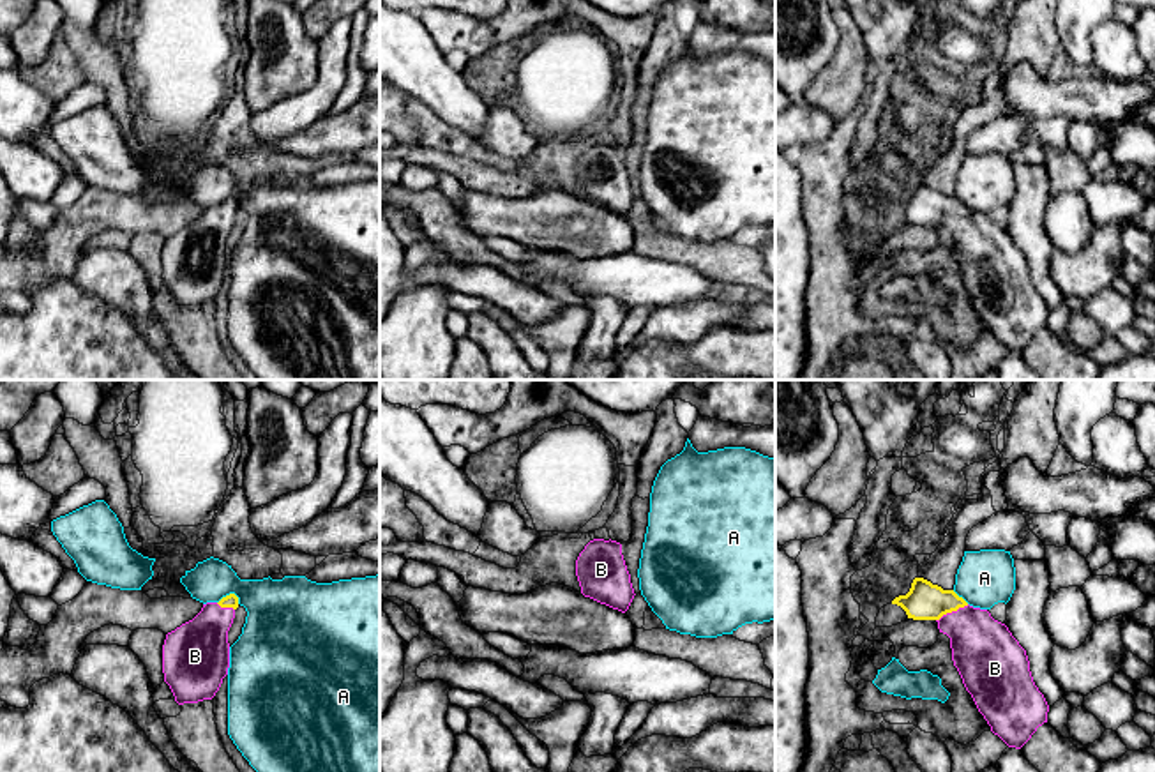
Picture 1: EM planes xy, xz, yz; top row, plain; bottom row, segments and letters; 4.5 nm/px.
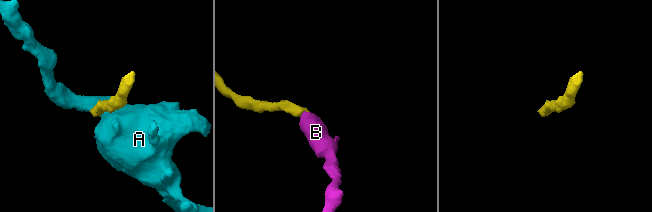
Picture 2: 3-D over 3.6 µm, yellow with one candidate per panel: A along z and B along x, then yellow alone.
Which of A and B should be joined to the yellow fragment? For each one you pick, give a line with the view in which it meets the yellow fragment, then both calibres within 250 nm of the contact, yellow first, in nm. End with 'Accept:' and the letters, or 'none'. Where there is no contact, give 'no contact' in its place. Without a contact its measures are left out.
B: yz | 170/300 nm
Accept: B

